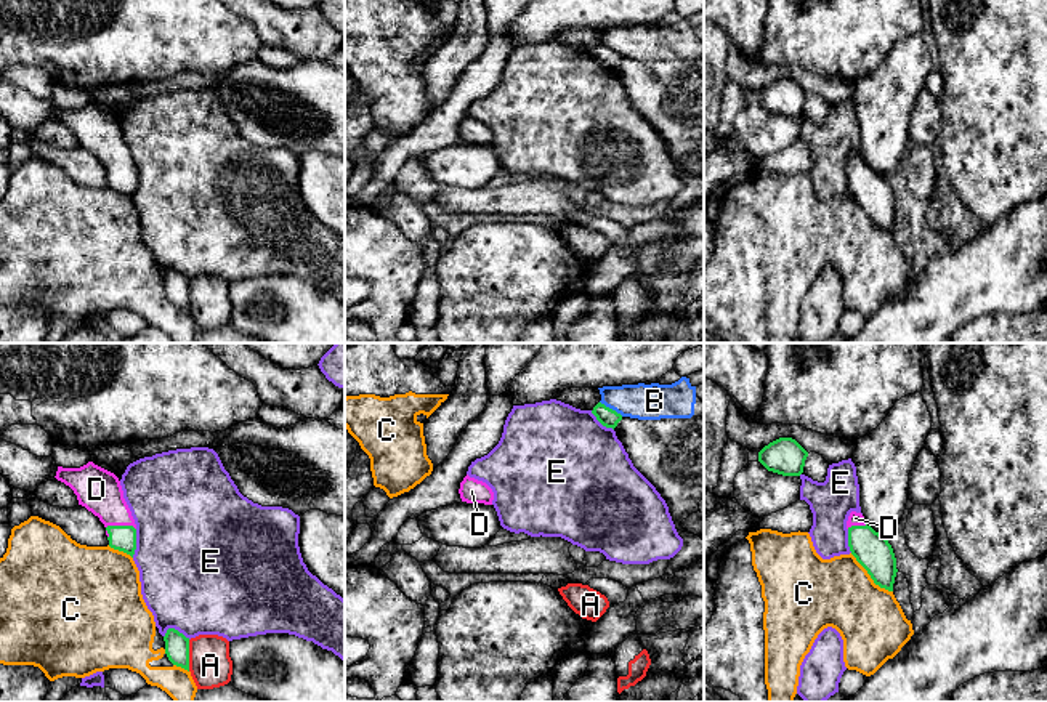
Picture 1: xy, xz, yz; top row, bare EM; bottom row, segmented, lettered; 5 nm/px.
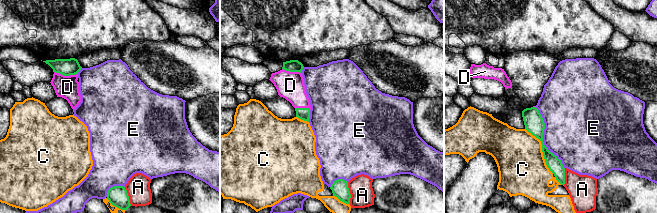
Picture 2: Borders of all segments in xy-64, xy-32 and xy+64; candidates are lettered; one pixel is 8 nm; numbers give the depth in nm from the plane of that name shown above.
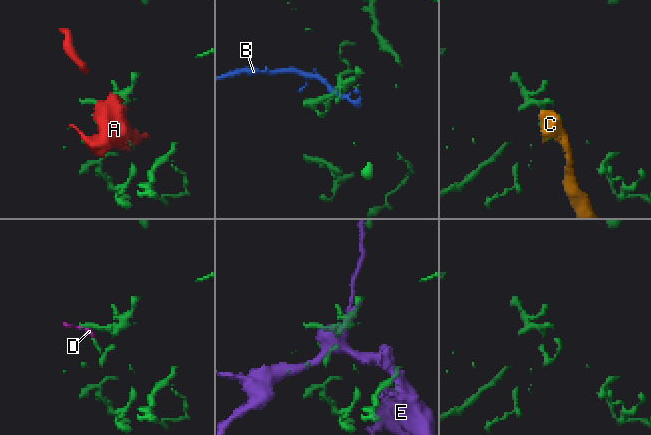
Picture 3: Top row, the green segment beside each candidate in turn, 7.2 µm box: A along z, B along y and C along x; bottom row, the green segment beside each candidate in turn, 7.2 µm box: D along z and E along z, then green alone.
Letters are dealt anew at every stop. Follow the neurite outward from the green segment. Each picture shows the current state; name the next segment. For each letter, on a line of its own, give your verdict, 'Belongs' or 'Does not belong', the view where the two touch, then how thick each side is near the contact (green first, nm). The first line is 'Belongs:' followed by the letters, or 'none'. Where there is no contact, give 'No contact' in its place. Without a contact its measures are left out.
Belongs: D
A: Does not belong. Touches green in xy. Thickness 130 nm (green) against 220 nm
B: Does not belong. Touches green in xz. Thickness 90 nm (green) against 180 nm
C: Does not belong. Touches green in yz. Thickness 180 nm (green) against 340 nm
D: Belongs. Touches green in xy. Thickness 130 nm (green) against 220 nm
E: Does not belong. Touches green in xy. Thickness 130 nm (green) against 500 nm

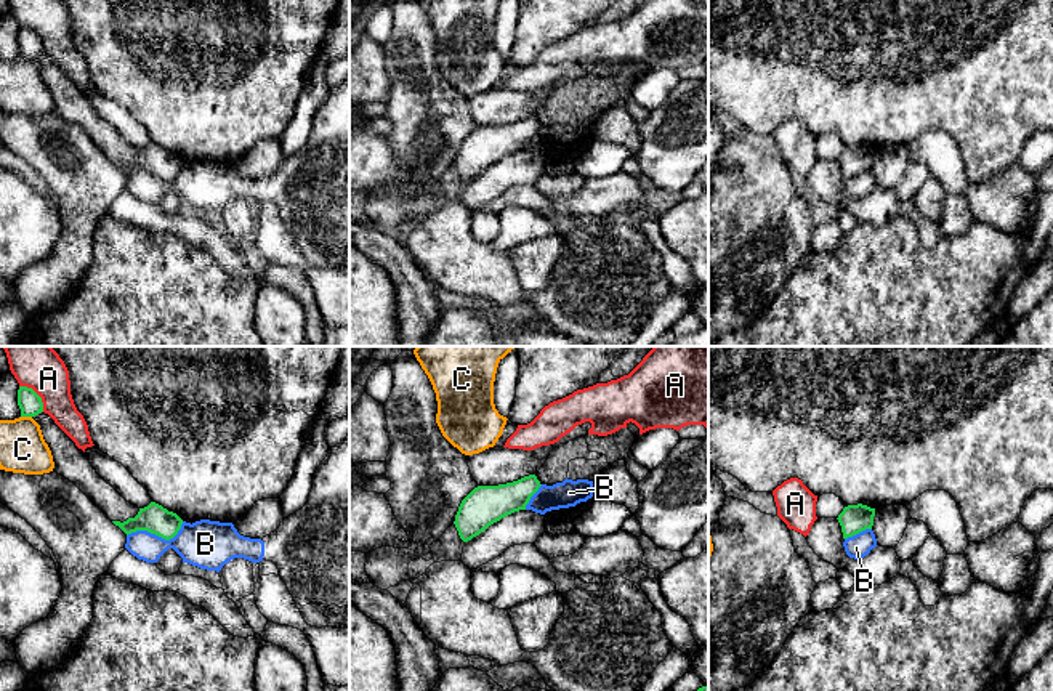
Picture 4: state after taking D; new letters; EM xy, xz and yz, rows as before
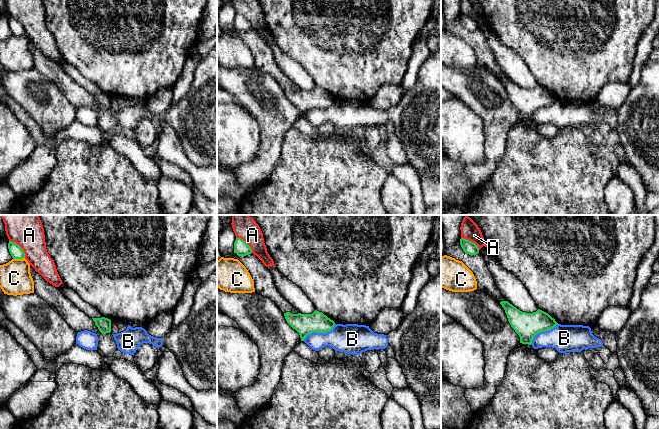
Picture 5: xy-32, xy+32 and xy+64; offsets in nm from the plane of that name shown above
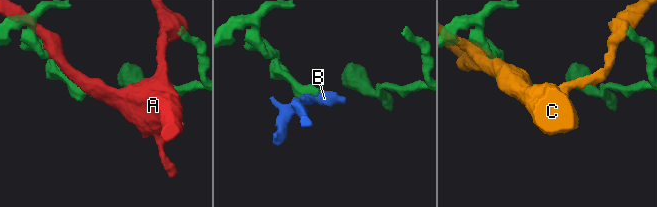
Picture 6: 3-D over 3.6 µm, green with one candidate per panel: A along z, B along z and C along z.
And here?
Belongs: none
A: Does not belong. Touches green in xy. Thickness 120 nm (green) against 240 nm
B: Does not belong. Touches green in xy. Thickness 150 nm (green) against 240 nm
C: Does not belong. Touches green in xy. Thickness 120 nm (green) against 240 nm

